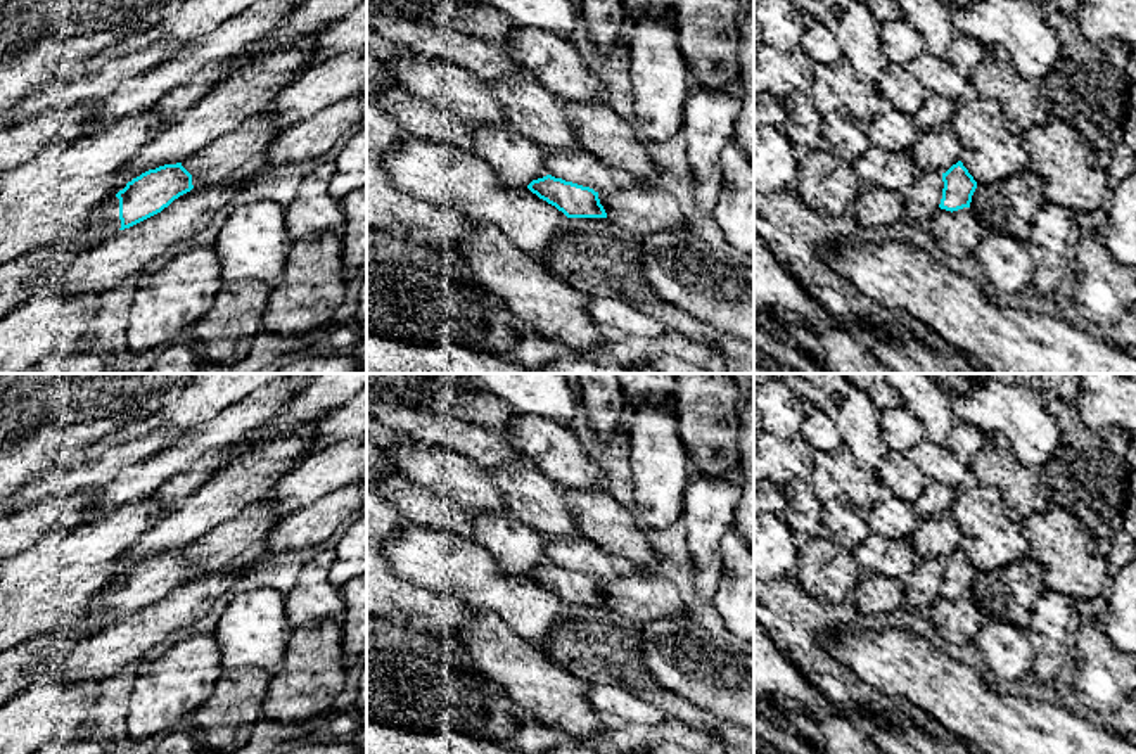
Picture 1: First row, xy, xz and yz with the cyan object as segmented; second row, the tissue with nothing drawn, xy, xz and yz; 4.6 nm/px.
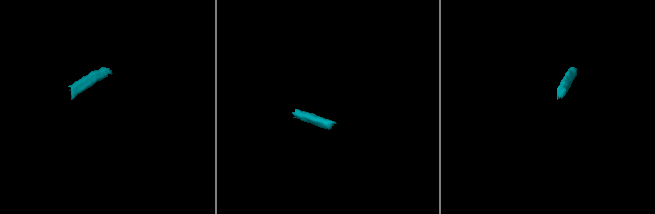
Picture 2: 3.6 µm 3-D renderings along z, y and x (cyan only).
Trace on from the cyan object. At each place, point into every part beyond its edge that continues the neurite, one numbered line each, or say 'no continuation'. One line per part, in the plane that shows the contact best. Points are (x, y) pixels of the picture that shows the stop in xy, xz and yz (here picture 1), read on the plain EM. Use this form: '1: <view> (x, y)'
1: xy (104, 609)

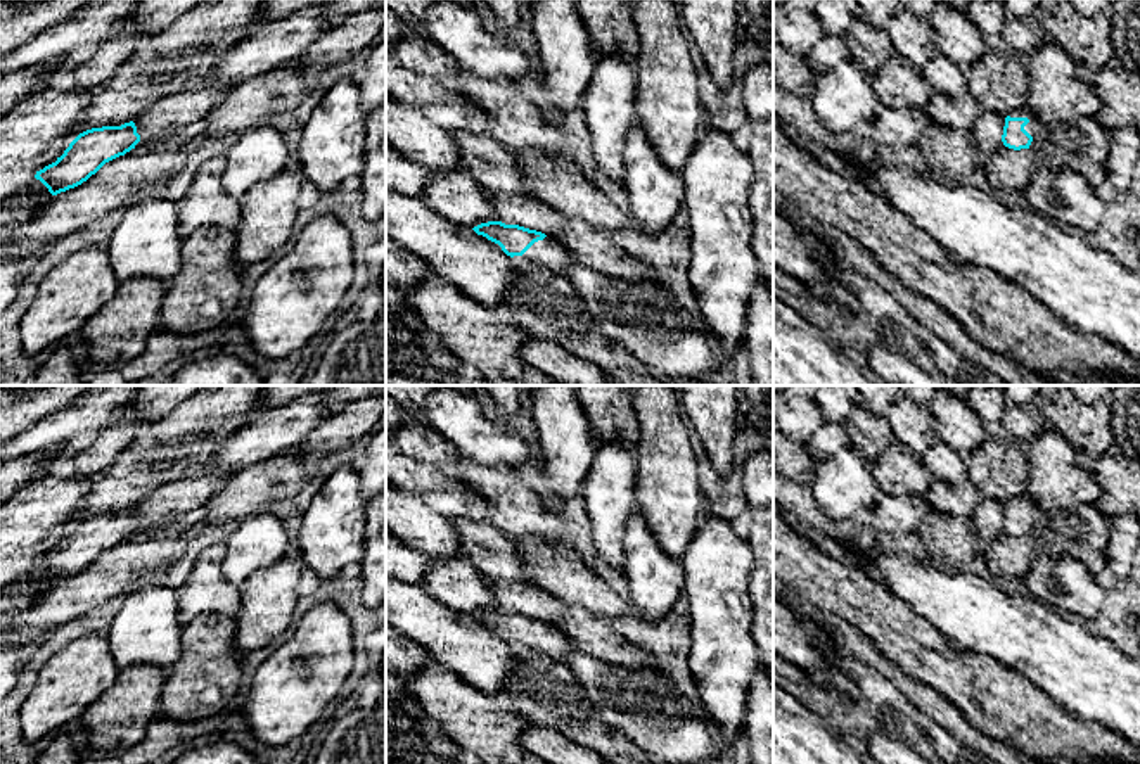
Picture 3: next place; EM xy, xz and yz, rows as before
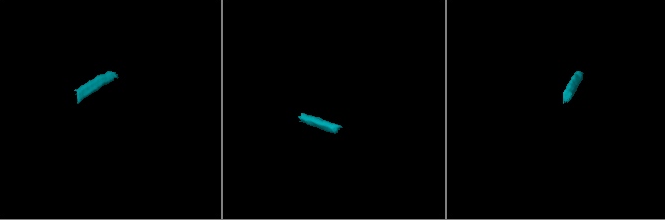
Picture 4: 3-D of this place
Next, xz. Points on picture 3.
1: xz (549, 640)

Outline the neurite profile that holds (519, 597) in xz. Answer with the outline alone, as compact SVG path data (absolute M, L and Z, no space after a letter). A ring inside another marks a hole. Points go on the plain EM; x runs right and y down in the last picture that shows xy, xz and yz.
M491 583L498 608L505 612L519 612L529 617L550 622L555 617L573 612L559 598L538 589L529 583L496 584Z

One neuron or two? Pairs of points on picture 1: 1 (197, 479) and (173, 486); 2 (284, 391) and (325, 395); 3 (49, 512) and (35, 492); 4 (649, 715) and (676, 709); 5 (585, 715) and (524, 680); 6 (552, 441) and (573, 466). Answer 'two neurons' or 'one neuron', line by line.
1: one neuron
2: two neurons
3: two neurons
4: two neurons
5: one neuron
6: one neuron

